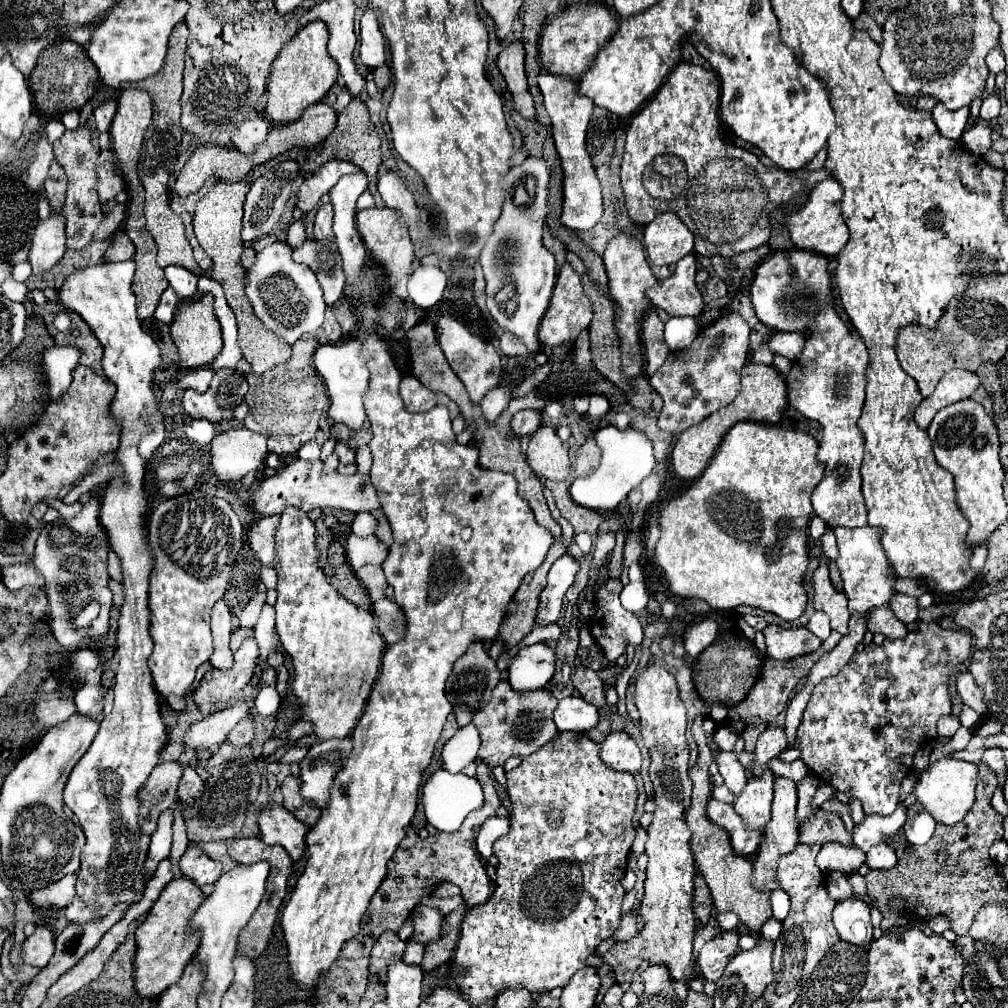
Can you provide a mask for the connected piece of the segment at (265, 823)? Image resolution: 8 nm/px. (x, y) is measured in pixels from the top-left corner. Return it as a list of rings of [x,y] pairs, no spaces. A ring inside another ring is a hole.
[[[269,804],[259,810],[257,824],[265,844],[281,844],[293,860],[299,860],[305,852],[307,826],[297,822],[291,812],[281,804]]]

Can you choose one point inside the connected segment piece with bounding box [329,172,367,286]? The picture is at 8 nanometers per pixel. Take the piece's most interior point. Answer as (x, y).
(343, 197)

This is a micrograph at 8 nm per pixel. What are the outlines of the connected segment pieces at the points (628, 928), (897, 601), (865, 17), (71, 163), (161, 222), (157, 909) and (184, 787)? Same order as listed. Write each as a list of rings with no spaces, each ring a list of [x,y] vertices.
[[[629,912],[629,914],[623,916],[621,926],[619,926],[619,930],[613,934],[613,938],[615,938],[617,942],[621,942],[621,940],[631,940],[631,938],[637,936],[637,934],[639,934],[639,930],[637,930],[637,914],[635,914],[635,912]]]
[[[895,592],[893,598],[889,600],[889,608],[897,614],[897,618],[905,624],[911,624],[917,620],[917,614],[919,614],[919,604],[917,604],[917,598],[911,598],[907,594],[899,594]]]
[[[863,12],[857,20],[853,20],[853,26],[859,28],[859,30],[865,30],[865,32],[875,40],[875,42],[877,42],[877,40],[881,42],[881,28],[877,26],[877,22],[875,22],[869,14]]]
[[[79,126],[77,130],[65,130],[65,134],[53,144],[55,148],[55,160],[61,164],[61,168],[67,174],[67,200],[63,204],[63,216],[65,216],[65,234],[67,234],[67,248],[81,250],[85,248],[97,230],[97,226],[103,220],[101,204],[97,198],[97,158],[99,150],[91,144],[91,132],[89,126]]]
[[[185,22],[177,24],[173,28],[173,34],[169,38],[169,52],[165,58],[165,64],[161,68],[161,72],[157,72],[157,76],[139,80],[137,88],[147,90],[151,94],[153,100],[153,122],[145,132],[145,140],[143,140],[143,152],[141,152],[141,160],[139,160],[139,178],[145,186],[145,228],[149,230],[149,234],[153,236],[159,252],[157,252],[157,264],[161,268],[177,264],[183,266],[187,270],[191,270],[197,276],[203,276],[203,270],[195,264],[193,258],[193,250],[189,246],[189,240],[185,236],[185,226],[179,220],[179,216],[171,210],[169,206],[169,170],[177,158],[177,154],[181,152],[181,124],[179,124],[179,114],[181,114],[181,92],[183,92],[183,62],[185,62],[185,48],[187,48],[187,36],[189,36],[189,28]]]
[[[175,878],[163,888],[157,902],[151,906],[147,918],[135,930],[137,956],[135,956],[135,990],[143,998],[159,996],[181,978],[183,968],[189,964],[197,950],[197,932],[189,932],[189,920],[201,906],[205,894],[189,878]]]
[[[183,766],[183,778],[179,784],[179,800],[185,804],[195,804],[203,794],[203,780],[197,776],[197,772],[191,766]]]

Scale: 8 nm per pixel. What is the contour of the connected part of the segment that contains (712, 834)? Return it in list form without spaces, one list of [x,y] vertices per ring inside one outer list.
[[[703,716],[695,718],[695,722],[691,726],[693,738],[695,738],[697,748],[699,748],[699,758],[697,758],[695,766],[689,768],[689,778],[693,782],[691,810],[687,814],[687,824],[693,832],[691,852],[695,856],[697,868],[703,872],[703,876],[705,876],[709,888],[711,888],[711,896],[713,896],[713,904],[715,904],[717,912],[733,910],[743,924],[747,924],[751,930],[759,932],[761,924],[767,918],[771,918],[771,904],[769,904],[771,890],[757,890],[753,886],[753,862],[749,858],[737,856],[733,852],[731,842],[729,842],[729,834],[723,828],[715,826],[707,818],[707,802],[711,800],[711,788],[713,788],[713,782],[711,782],[711,776],[709,776],[709,764],[713,762],[713,752],[707,746],[707,738],[705,738],[705,732],[703,732],[701,724],[703,724]]]

